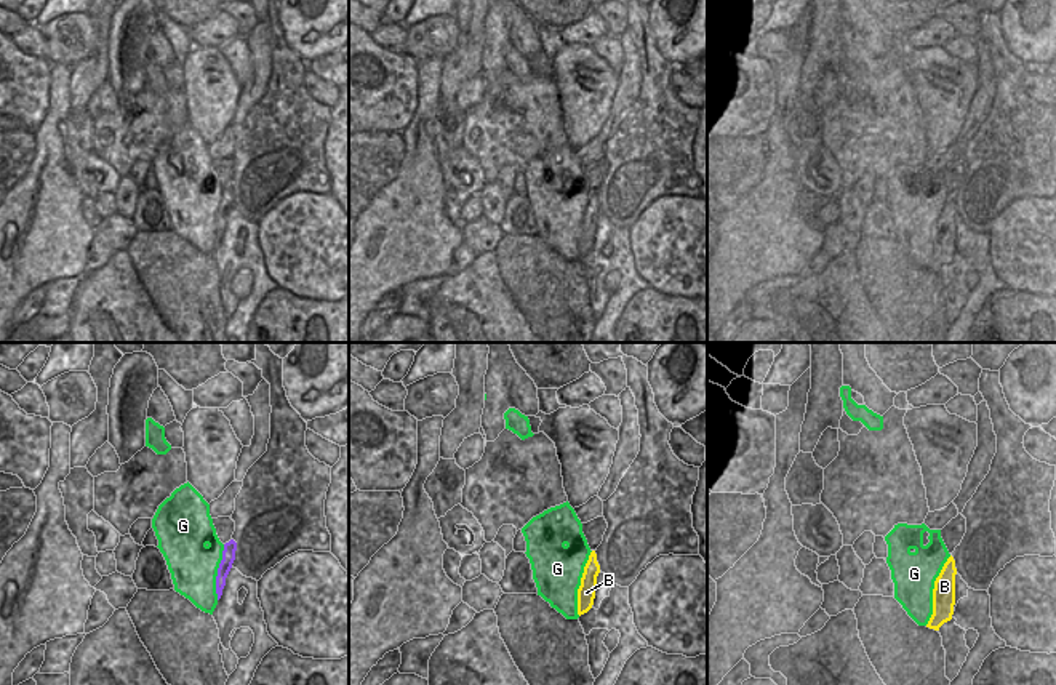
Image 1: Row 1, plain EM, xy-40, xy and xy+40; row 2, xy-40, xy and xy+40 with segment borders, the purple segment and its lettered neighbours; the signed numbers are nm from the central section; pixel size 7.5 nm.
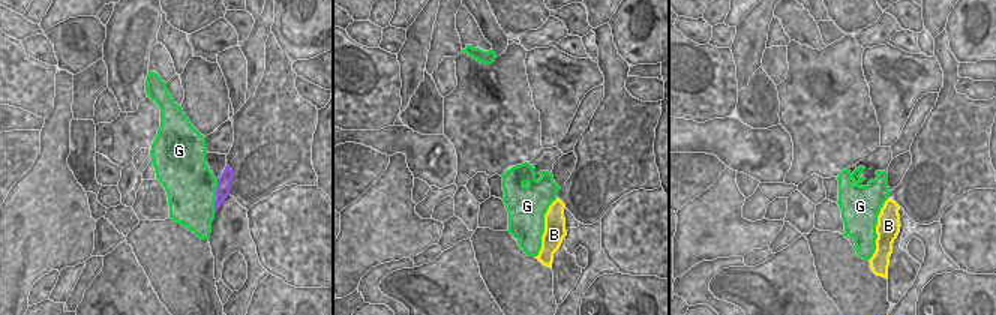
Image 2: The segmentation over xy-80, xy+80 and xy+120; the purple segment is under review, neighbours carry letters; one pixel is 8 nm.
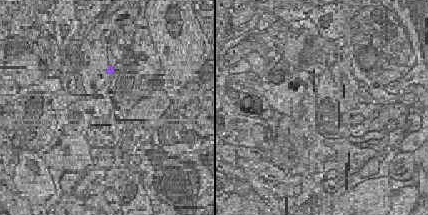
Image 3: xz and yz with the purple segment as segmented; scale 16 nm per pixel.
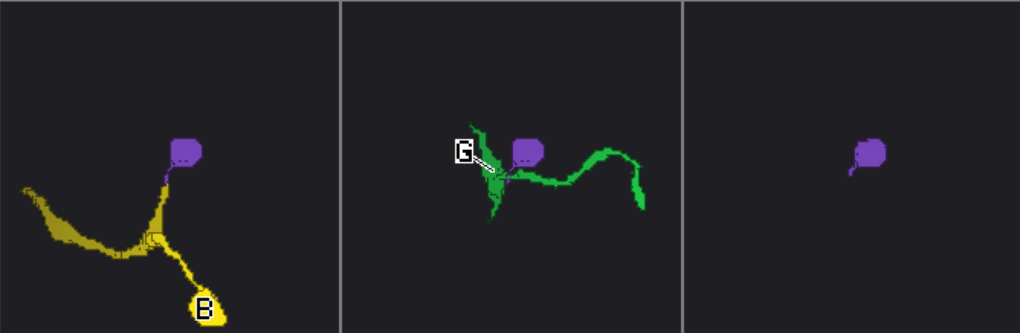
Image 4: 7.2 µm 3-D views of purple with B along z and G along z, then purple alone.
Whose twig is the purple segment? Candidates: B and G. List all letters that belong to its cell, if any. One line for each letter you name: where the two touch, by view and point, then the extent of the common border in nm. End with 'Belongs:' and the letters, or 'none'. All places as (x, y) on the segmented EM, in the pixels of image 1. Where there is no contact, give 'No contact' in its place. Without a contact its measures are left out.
B: No contact
Belongs: B

